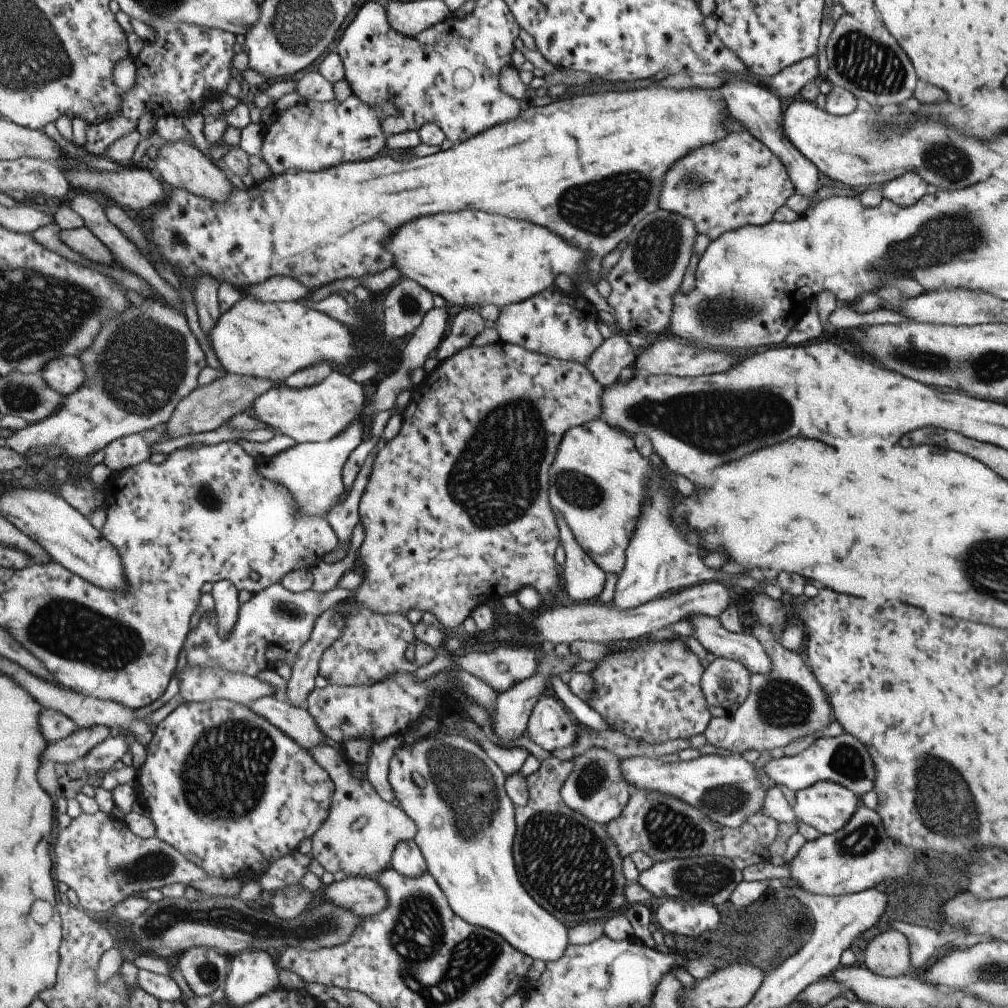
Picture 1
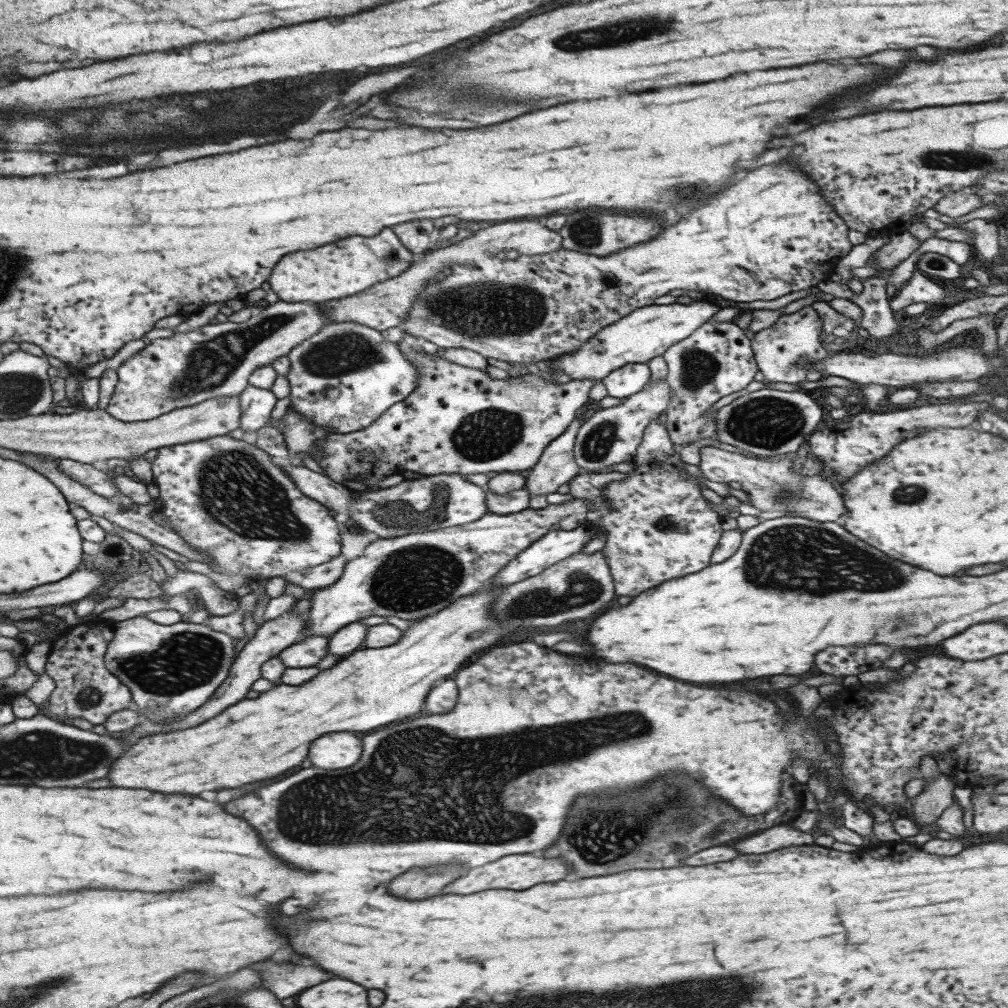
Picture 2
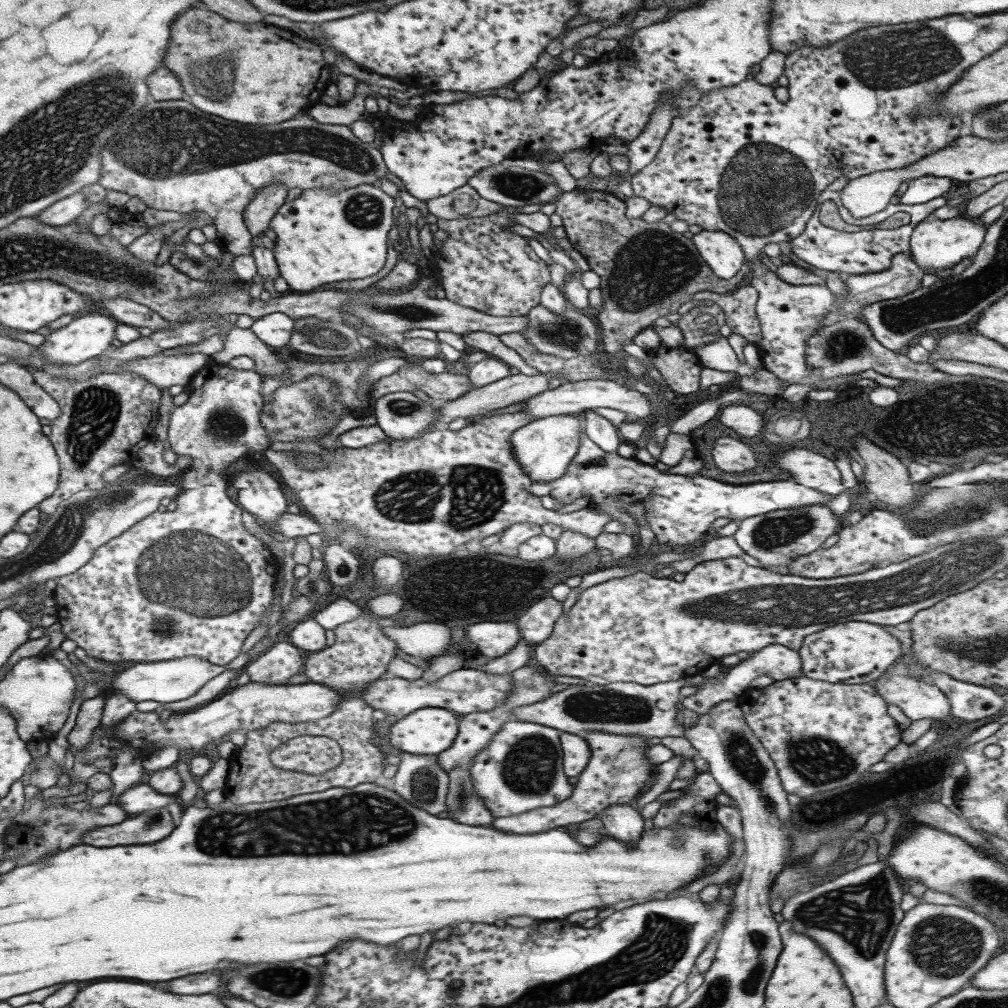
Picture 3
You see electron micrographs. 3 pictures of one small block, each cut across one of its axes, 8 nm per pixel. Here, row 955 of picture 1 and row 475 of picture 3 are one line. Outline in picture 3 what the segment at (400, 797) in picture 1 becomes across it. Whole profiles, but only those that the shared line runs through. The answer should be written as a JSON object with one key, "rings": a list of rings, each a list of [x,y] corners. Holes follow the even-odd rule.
{"rings":[[[555,415],[533,420],[523,428],[512,433],[508,439],[516,463],[530,478],[527,490],[535,496],[549,495],[552,486],[548,482],[560,478],[575,458],[585,434],[583,421],[579,415]]]}

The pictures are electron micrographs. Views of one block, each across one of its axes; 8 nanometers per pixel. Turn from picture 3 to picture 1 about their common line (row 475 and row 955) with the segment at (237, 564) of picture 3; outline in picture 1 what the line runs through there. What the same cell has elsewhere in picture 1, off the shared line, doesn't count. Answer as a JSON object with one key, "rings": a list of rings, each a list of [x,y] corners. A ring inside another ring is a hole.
{"rings":[[[198,946],[181,956],[178,970],[184,976],[192,994],[212,995],[218,988],[224,988],[229,962],[230,959],[218,950]]]}

